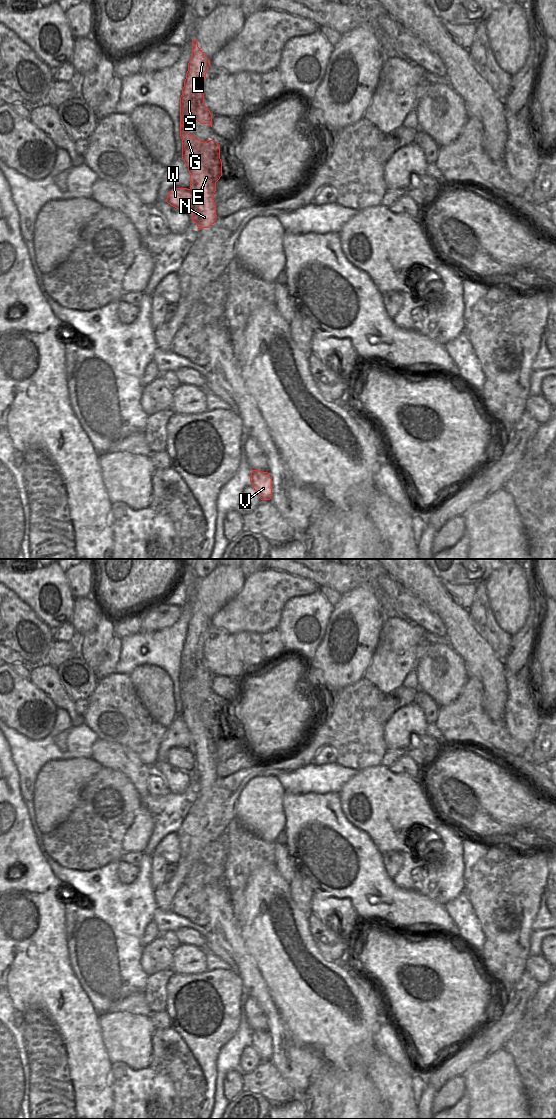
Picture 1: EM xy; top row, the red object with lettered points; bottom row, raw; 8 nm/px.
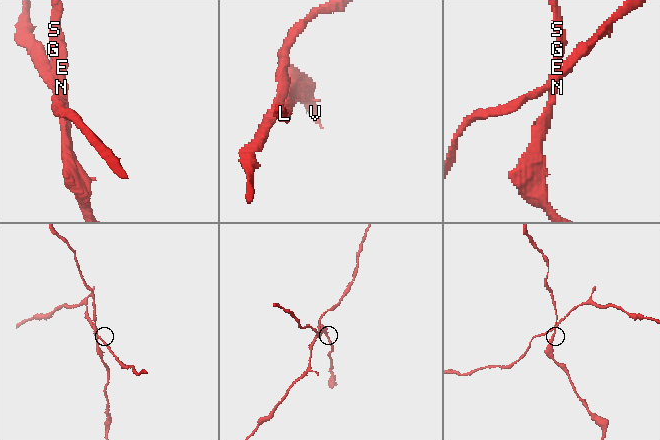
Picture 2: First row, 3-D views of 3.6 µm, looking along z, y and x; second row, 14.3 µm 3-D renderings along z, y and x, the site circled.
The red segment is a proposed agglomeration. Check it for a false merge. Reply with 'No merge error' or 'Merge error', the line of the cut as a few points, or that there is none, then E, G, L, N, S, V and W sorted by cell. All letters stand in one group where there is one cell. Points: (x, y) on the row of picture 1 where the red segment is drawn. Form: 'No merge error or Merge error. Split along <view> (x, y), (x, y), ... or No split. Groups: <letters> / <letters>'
Merge error. Split along xy (188, 189), (193, 194), (195, 200), (194, 209), (191, 213). Groups: E G L N S V / W.

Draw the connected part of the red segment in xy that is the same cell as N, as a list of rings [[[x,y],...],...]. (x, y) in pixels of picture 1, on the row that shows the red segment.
[[[196,40],[192,41],[192,57],[188,63],[188,71],[180,97],[180,137],[182,139],[182,159],[188,167],[190,173],[190,191],[194,194],[196,204],[192,211],[192,222],[195,222],[198,231],[201,228],[209,228],[218,218],[216,215],[216,205],[214,203],[214,193],[216,182],[222,176],[222,161],[220,159],[220,145],[213,140],[201,142],[198,138],[186,133],[184,121],[191,118],[201,124],[209,124],[212,127],[212,115],[204,105],[204,81],[210,66],[210,60],[198,47]]]

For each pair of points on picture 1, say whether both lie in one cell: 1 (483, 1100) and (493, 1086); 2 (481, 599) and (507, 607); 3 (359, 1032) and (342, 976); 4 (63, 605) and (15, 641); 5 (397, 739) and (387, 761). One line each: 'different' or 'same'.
1: same
2: different
3: same
4: different
5: different

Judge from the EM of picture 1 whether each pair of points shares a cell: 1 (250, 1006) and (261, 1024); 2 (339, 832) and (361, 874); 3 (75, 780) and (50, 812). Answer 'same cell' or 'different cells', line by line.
1: same cell
2: same cell
3: same cell

